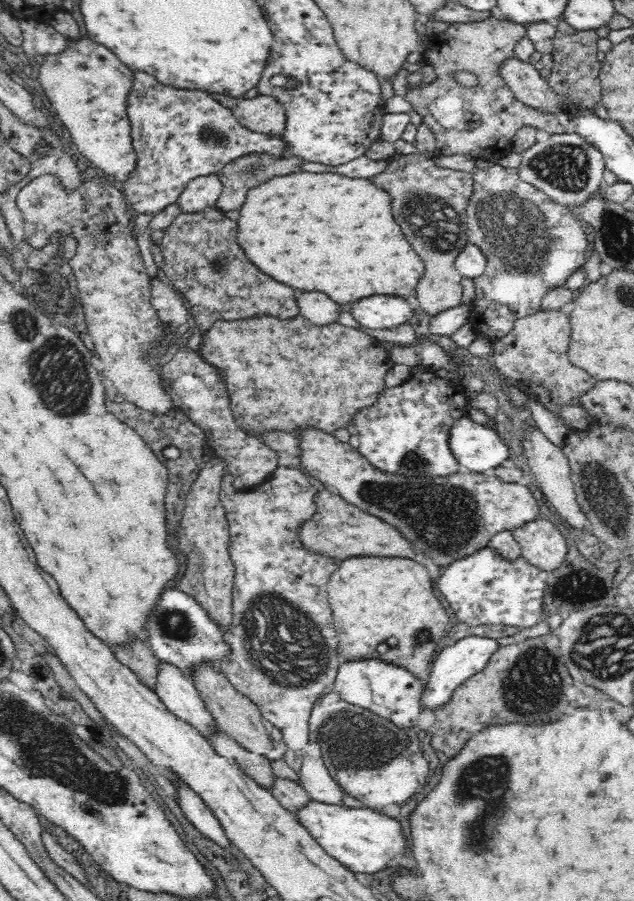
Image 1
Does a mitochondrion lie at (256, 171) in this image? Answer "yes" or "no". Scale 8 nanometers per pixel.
yes

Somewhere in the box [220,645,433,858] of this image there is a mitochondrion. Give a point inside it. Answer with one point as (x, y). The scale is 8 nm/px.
(341, 756)

